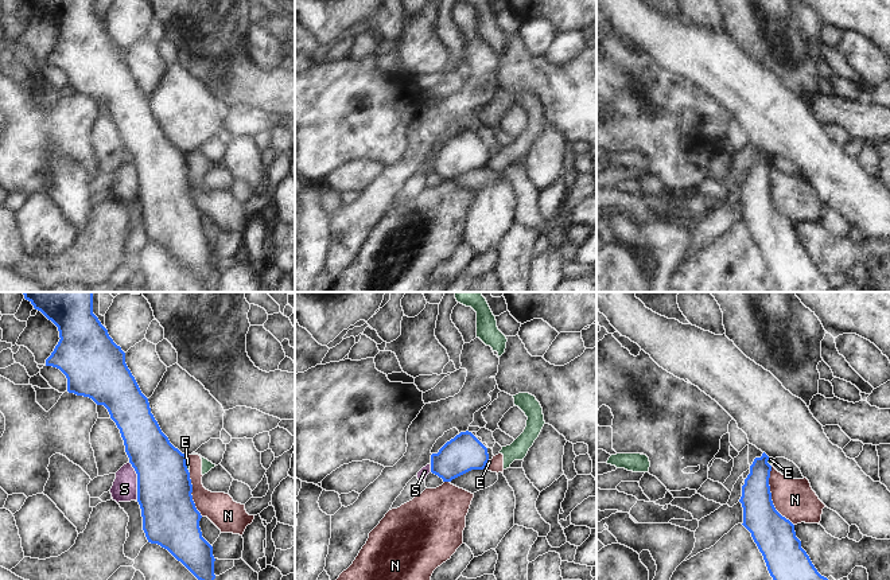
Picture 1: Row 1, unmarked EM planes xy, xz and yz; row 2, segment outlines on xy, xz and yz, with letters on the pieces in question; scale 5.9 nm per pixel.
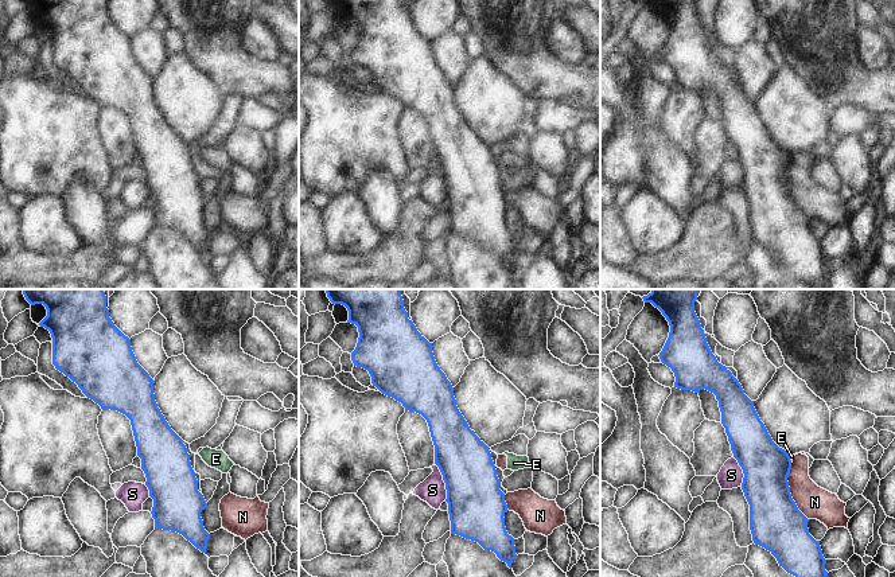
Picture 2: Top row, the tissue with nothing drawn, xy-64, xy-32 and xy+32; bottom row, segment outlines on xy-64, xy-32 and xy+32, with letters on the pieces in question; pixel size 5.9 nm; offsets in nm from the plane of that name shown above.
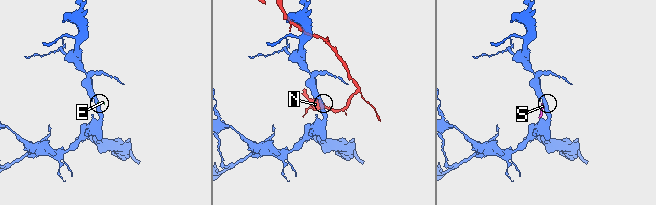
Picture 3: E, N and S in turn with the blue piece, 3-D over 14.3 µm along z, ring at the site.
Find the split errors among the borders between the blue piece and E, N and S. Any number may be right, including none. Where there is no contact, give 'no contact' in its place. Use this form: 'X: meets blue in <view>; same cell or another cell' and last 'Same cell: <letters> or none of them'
E: meets blue in xy; another cell
N: meets blue in yz; another cell
S: meets blue in xy; another cell
Same cell: none of them

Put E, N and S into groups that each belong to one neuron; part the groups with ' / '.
E N / S

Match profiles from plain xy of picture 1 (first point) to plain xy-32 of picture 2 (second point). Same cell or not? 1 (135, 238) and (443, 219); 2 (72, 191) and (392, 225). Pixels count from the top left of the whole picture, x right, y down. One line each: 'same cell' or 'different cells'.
1: different cells
2: same cell

